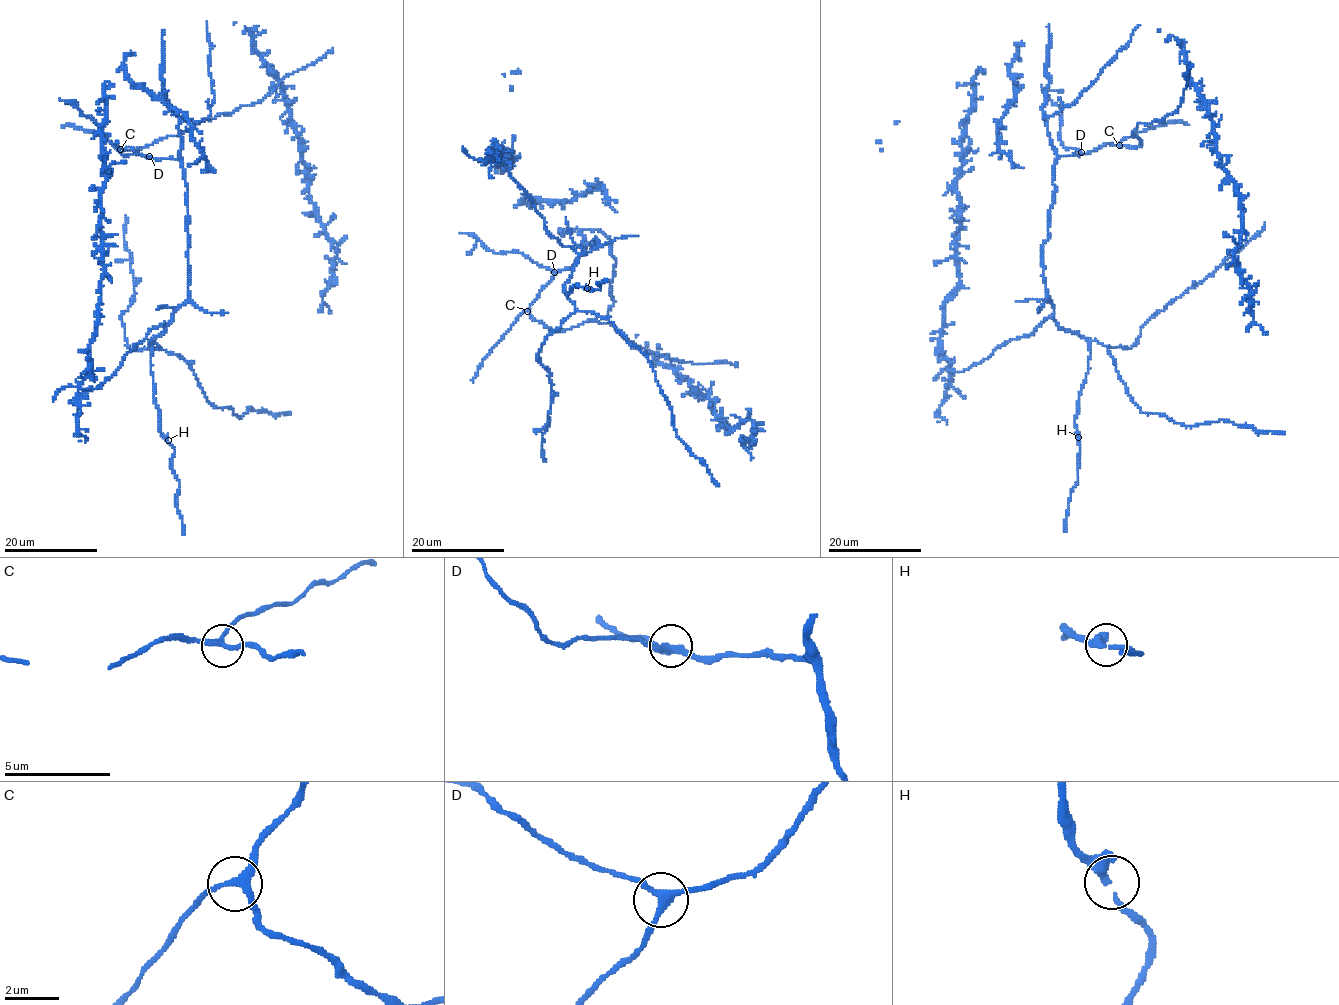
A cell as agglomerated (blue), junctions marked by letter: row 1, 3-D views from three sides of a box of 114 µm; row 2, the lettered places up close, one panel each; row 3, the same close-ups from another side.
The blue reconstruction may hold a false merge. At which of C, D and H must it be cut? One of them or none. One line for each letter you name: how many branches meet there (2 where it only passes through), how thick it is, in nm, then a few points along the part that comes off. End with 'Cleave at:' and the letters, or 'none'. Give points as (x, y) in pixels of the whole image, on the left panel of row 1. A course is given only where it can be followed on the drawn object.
Cleave at: none

